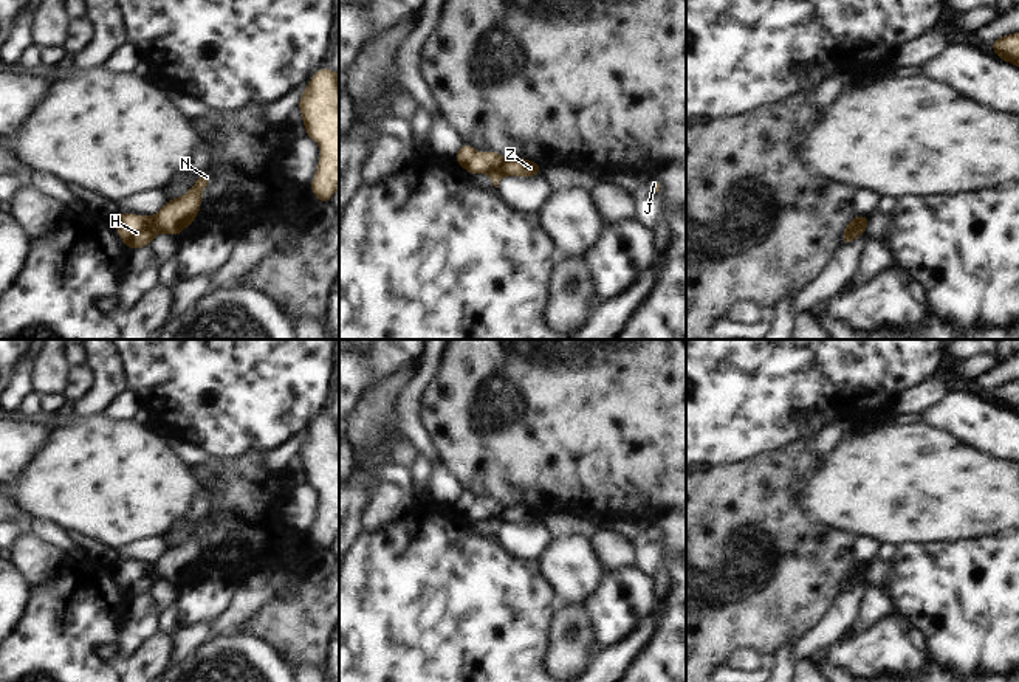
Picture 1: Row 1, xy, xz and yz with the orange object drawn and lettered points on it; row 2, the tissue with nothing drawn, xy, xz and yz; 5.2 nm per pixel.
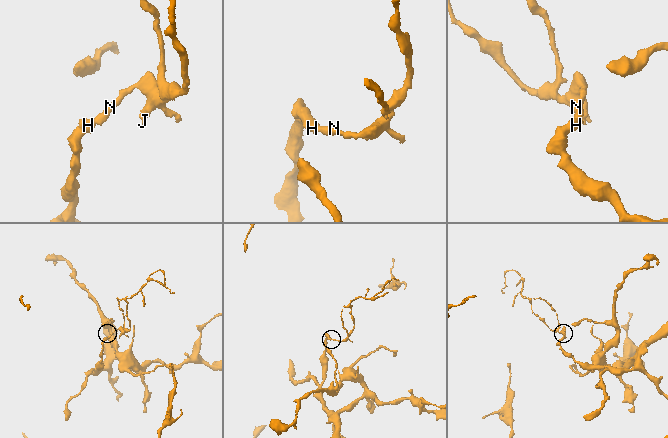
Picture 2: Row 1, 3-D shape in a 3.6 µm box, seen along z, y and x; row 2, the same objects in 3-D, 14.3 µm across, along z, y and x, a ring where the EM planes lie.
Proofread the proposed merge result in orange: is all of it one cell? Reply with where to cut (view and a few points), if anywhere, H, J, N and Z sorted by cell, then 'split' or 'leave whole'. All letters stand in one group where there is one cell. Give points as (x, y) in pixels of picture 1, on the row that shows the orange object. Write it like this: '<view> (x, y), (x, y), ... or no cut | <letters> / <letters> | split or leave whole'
xy (152, 217), (158, 230) | H / J N Z | split

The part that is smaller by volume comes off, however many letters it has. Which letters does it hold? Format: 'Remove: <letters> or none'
Remove: J, N, Z

